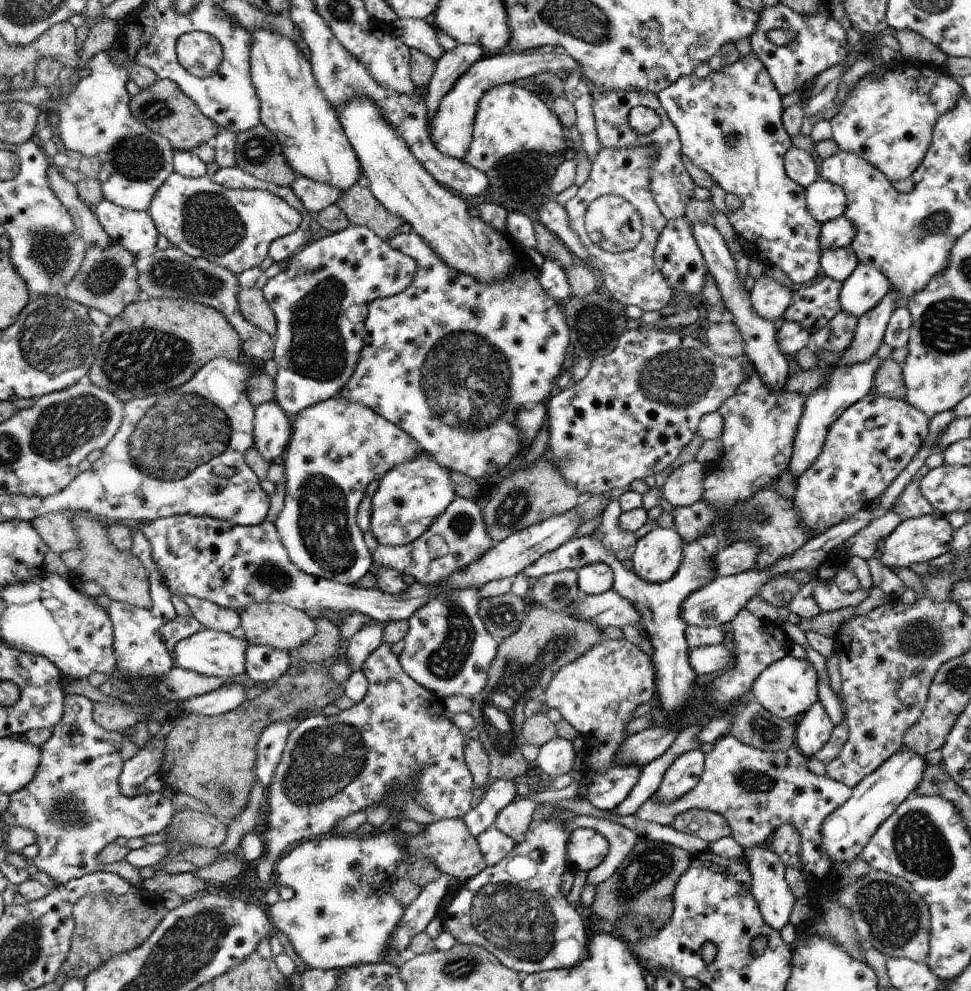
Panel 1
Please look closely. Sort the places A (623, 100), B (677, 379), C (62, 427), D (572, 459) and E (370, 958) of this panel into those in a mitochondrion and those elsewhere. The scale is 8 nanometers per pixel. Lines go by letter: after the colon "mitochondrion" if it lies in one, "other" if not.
A: other
B: mitochondrion
C: mitochondrion
D: mitochondrion
E: other

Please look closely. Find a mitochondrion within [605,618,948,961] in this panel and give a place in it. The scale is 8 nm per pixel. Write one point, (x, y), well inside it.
(893, 919)

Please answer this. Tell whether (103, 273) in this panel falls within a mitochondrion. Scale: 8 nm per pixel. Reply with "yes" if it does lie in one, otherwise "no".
yes

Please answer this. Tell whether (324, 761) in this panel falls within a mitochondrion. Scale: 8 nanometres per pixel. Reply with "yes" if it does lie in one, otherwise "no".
yes

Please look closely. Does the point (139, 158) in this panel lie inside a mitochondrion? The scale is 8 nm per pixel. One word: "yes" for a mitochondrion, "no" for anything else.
yes

